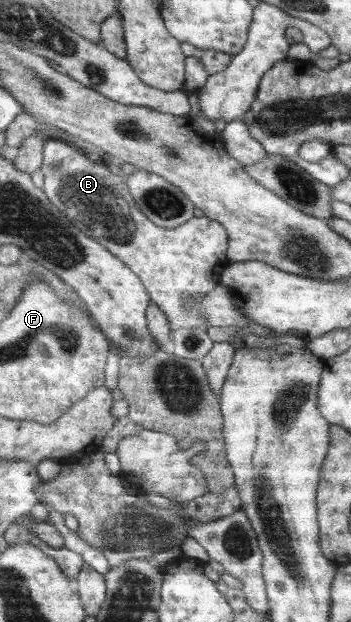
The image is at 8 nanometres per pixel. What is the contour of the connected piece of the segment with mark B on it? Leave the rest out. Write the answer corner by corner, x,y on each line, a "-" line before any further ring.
58,138
47,139
43,146
42,174
45,176
43,192
48,201
68,218
68,221
82,231
86,236
92,237
102,244
108,251
124,263
134,274
140,277
146,292
152,302
159,306
161,312
171,325
174,332
178,329
200,328
206,330
204,318
198,312
188,312
183,305
185,296
199,296
203,298
221,280
221,274
230,262
227,258
228,237
227,232
216,220
210,218
190,218
184,224
168,229
160,228
152,223
140,210
136,200
128,193
126,174
112,173
108,163
96,159
94,156
84,156
80,150
82,144

